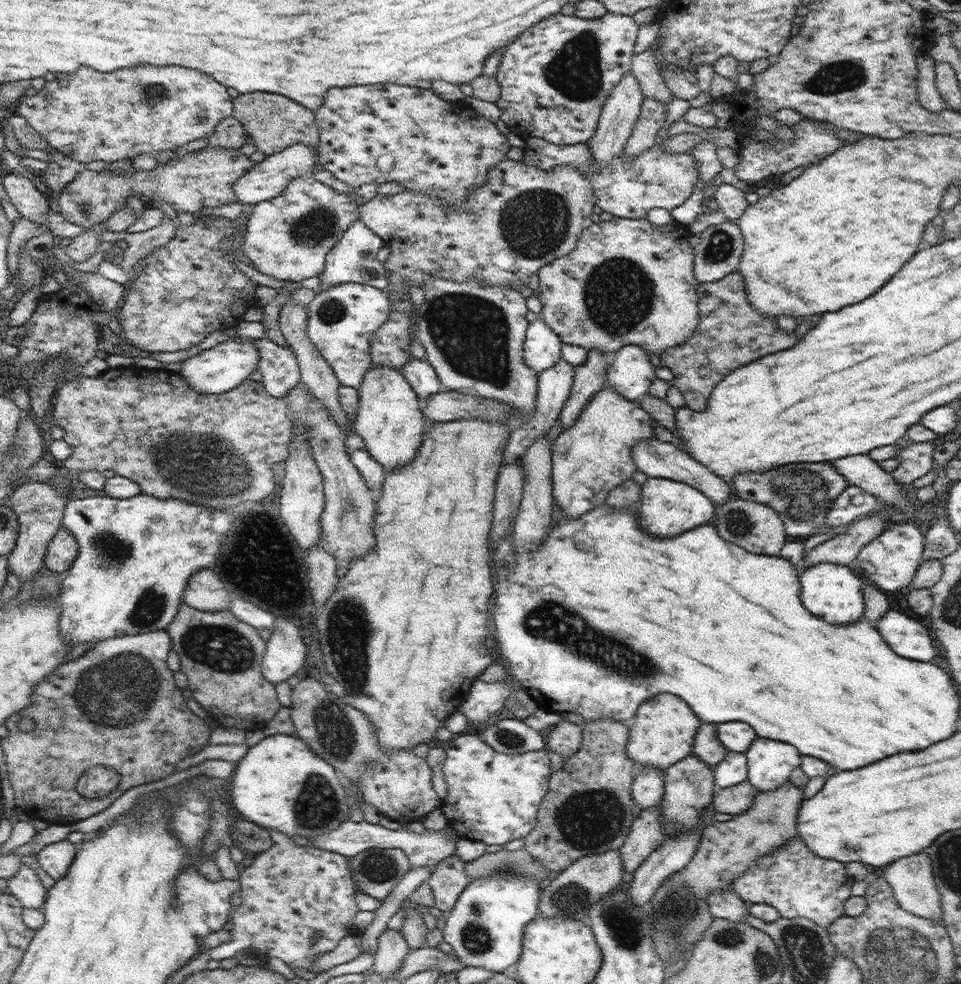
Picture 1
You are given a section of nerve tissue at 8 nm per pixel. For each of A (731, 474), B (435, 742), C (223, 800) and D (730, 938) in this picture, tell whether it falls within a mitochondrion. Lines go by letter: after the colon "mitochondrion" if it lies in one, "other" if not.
A: other
B: other
C: other
D: mitochondrion

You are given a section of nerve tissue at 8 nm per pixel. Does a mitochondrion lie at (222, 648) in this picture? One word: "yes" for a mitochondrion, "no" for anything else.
yes

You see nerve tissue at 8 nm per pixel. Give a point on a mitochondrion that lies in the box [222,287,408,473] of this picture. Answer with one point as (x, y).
(331, 311)

